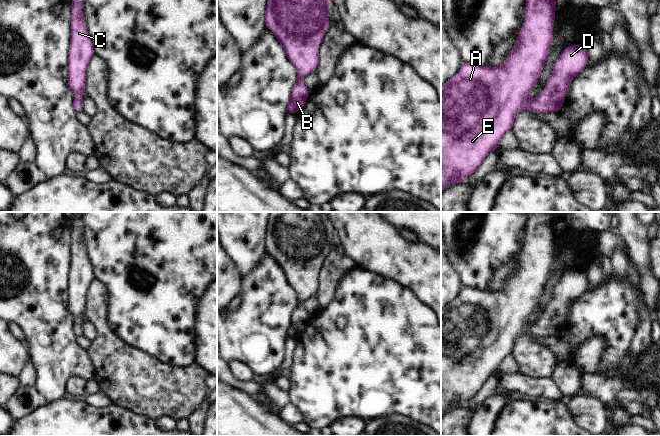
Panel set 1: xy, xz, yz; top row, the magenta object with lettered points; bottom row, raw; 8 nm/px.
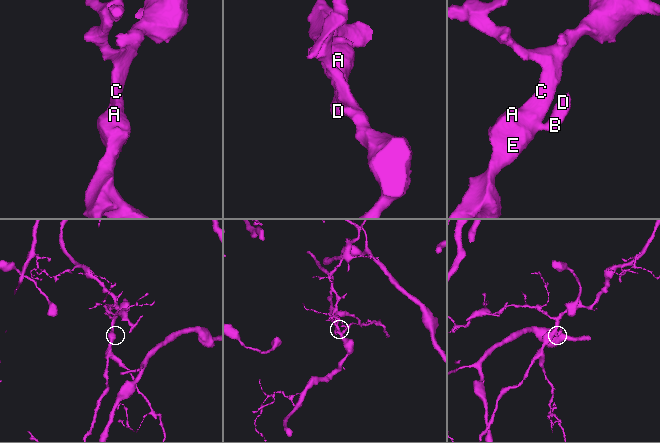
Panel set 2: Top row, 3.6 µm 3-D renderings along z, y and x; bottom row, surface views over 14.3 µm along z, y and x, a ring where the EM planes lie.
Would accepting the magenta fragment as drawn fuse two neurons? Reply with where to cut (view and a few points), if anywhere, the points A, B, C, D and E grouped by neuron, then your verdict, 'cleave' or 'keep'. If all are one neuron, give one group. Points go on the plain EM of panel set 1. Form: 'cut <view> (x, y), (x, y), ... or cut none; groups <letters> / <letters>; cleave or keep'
cut none; groups A B C D E; keep

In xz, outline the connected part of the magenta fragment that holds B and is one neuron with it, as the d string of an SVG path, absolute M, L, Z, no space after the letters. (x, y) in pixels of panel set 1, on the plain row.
M269 212L265 250L276 259L277 265L298 299L297 306L289 317L286 331L288 337L297 338L310 319L303 307L303 302L314 296L319 287L319 270L330 252L327 238L331 226L330 220L322 212Z

